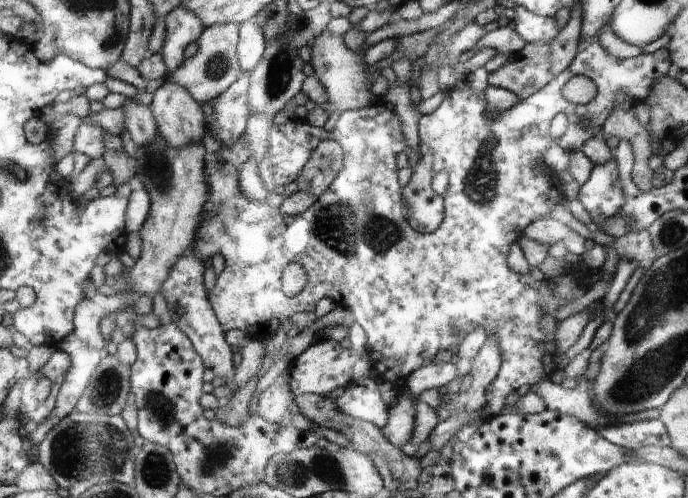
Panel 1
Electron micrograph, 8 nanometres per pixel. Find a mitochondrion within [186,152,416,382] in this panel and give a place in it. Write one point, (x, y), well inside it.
(354, 224)

